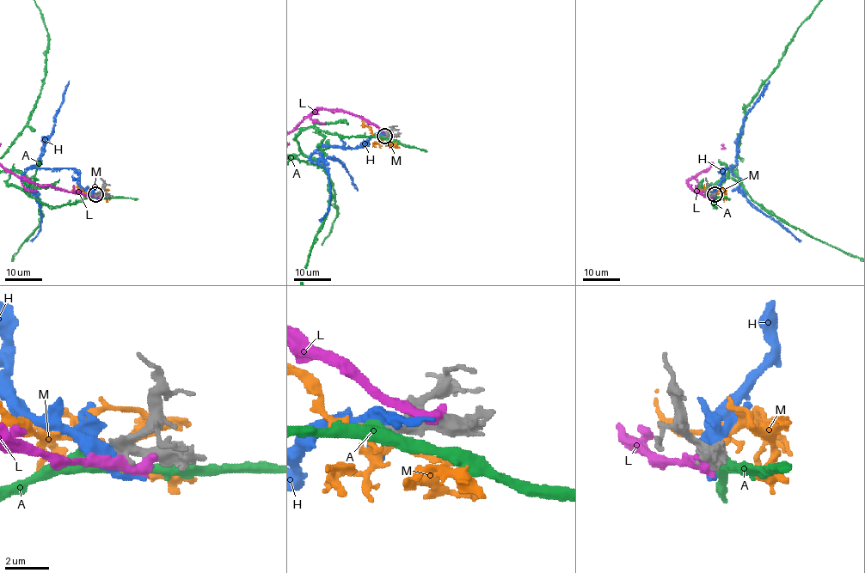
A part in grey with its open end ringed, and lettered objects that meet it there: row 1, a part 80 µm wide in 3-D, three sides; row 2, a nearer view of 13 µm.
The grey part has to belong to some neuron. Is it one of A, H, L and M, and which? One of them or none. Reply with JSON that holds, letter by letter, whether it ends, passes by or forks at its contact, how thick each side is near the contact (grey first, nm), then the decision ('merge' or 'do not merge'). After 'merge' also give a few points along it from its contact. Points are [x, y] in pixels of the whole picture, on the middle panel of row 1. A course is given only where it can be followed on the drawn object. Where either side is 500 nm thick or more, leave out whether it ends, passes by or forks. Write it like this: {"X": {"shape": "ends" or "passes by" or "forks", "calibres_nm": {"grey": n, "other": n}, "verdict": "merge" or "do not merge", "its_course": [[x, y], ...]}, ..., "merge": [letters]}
{"A": {"calibres_nm": {"grey": 400, "other": 550}, "verdict": "do not merge"}, "H": {"calibres_nm": {"grey": 440, "other": 500}, "verdict": "do not merge"}, "L": {"calibres_nm": {"grey": 420, "other": 650}, "verdict": "do not merge"}, "M": {"shape": "ends", "calibres_nm": {"grey": 440, "other": 360}, "verdict": "merge"}, "merge": ["M"]}

